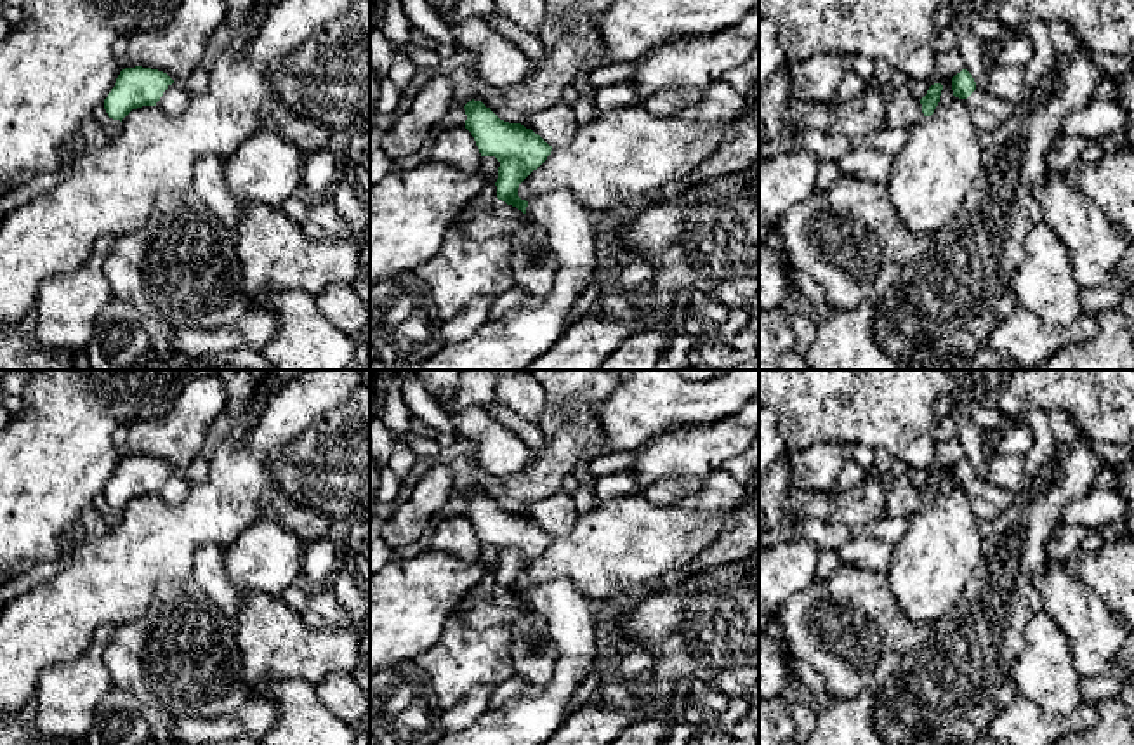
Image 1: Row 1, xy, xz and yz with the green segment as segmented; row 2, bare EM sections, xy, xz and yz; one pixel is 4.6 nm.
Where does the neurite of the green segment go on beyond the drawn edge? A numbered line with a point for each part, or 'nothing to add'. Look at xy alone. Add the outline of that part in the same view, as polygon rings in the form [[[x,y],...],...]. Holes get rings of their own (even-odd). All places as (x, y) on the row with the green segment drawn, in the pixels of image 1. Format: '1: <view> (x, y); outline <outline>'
1: xy (176, 98); outline [[[174,82],[168,85],[168,89],[163,92],[160,101],[156,102],[158,109],[162,109],[165,115],[179,115],[186,109],[189,102],[189,94],[184,89],[182,82]]]

